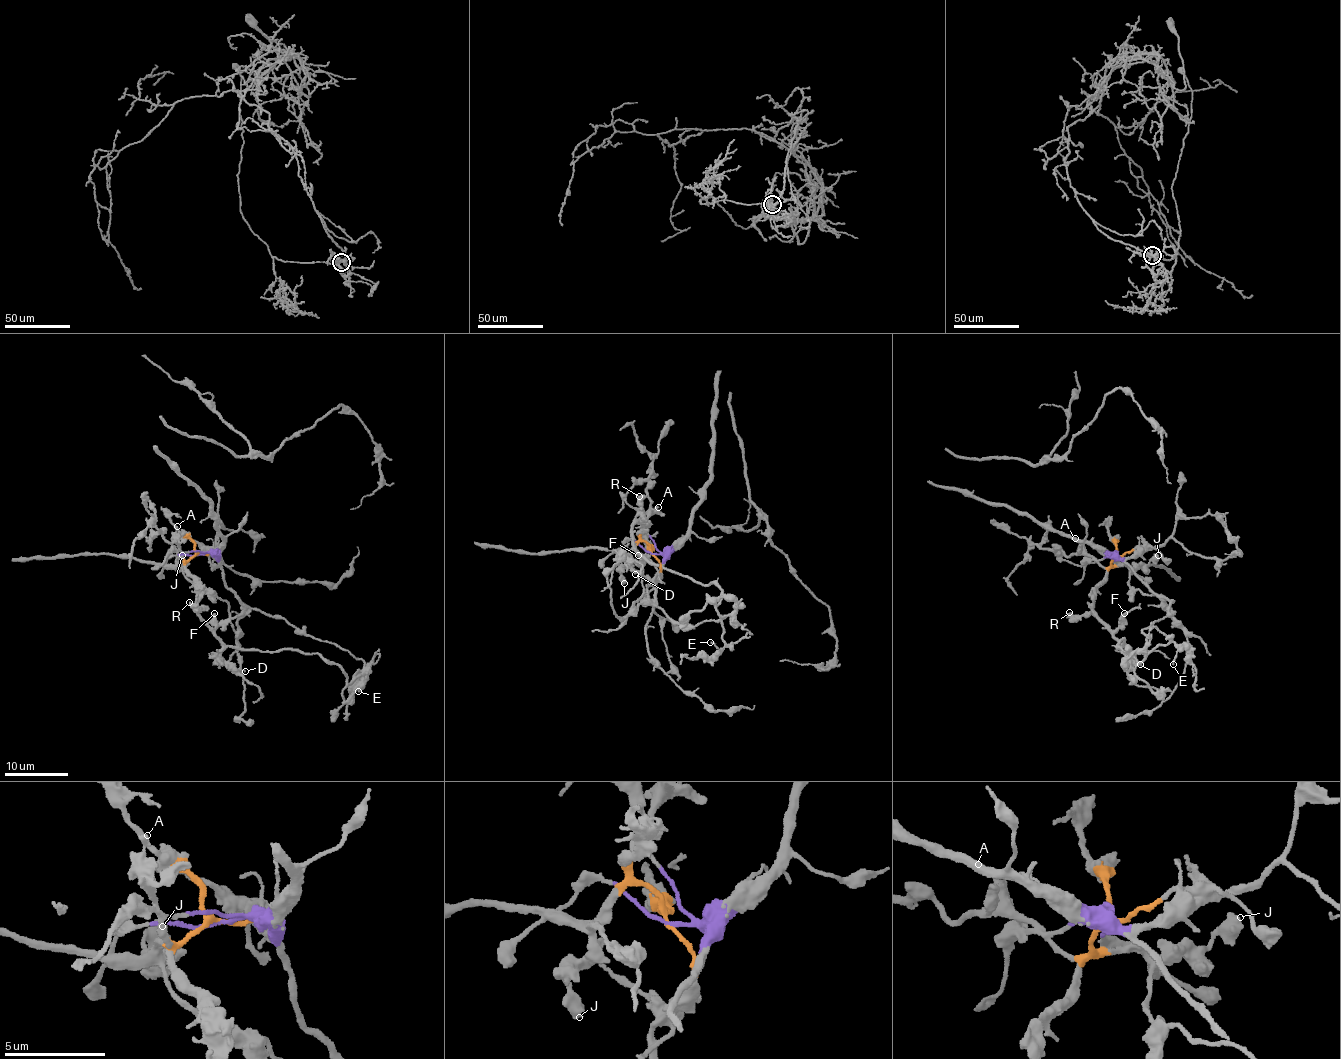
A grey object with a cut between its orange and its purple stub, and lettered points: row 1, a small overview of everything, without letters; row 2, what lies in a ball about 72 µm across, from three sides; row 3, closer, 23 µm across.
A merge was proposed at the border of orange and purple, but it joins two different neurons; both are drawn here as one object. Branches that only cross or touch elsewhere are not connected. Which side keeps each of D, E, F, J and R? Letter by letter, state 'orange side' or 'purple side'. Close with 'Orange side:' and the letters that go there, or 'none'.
D: orange side
E: orange side
F: orange side
J: orange side
R: orange side
Orange side: D, E, F, J, R

